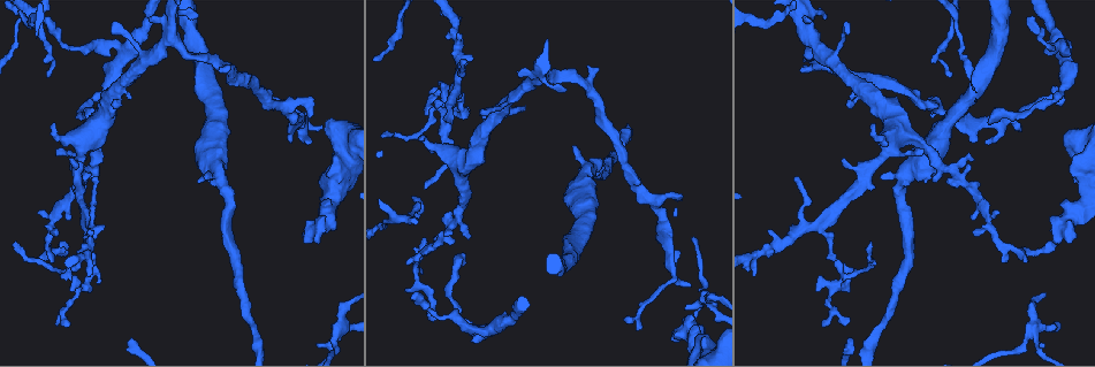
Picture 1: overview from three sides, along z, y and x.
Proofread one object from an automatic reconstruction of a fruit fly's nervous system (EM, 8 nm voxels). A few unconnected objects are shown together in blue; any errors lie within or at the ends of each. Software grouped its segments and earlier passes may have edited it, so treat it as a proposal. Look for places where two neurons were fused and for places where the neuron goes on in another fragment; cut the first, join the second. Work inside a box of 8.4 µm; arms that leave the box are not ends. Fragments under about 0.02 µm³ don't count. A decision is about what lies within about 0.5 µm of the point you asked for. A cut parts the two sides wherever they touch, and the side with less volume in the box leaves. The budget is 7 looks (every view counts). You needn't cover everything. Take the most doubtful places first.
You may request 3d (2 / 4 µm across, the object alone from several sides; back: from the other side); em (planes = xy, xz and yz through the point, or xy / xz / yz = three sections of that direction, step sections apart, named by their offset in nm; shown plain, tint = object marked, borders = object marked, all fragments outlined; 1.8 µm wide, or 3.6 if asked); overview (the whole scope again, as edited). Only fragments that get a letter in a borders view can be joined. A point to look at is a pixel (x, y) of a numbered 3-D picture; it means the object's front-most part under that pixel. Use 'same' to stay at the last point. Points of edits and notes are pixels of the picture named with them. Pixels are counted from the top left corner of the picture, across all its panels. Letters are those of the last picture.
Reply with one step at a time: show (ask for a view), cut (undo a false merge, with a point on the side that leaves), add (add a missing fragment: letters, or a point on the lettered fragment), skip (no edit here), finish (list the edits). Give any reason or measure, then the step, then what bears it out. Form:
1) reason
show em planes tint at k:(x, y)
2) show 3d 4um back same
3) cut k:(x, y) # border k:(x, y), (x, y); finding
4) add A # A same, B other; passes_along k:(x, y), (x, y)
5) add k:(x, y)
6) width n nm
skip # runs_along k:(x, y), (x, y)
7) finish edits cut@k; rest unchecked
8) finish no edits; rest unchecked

abrupt turn
show 3d 2um at 1:(461, 113)

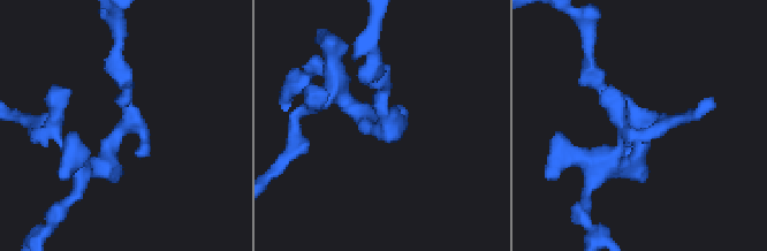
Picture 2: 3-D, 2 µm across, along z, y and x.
now the EM
show em planes borders at 2:(124, 133)

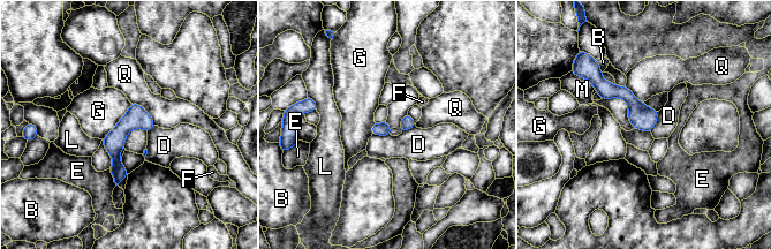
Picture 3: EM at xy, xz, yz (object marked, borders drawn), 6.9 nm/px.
width 100 nm; longest_contact G 340 nm
skip # B other, D other, E other, F other, G other, L other, M other, Q other; continuous, no second neuron

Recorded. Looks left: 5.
show em xz step 4 tint at 1:(708, 298)

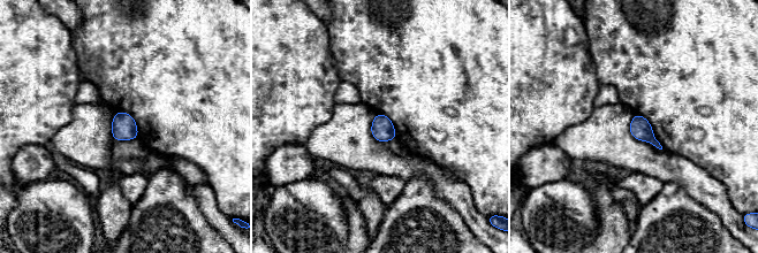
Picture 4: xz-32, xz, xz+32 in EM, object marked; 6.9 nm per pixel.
show em planes borders same

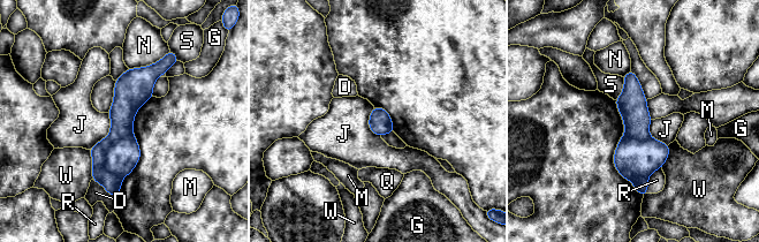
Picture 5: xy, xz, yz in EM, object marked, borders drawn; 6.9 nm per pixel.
cut 5:(121, 122) # D other, G other, J other, M other, N other, Q other, R other, S other, W other; part_leaving 5:(160, 65), (98, 150), (114, 189); a second neuron is stuck on

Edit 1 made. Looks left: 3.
thick end
show em xy step 4 tint at 1:(313, 238)

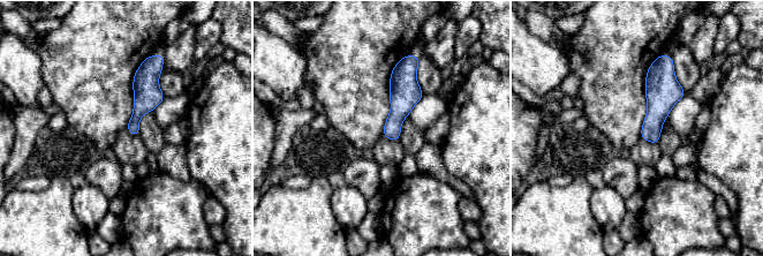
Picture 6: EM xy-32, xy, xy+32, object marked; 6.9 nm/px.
another direction
show em planes borders same

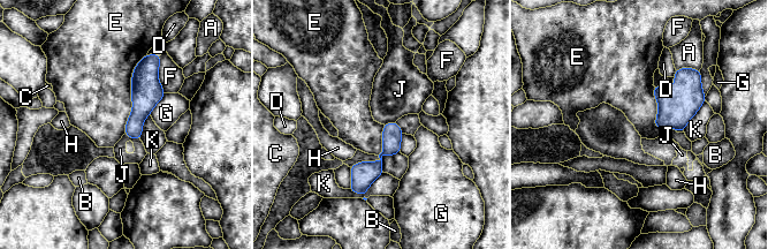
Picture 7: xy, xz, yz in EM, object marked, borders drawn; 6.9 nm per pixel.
skip # A other, B other, C other, D other, E other, F other, G other, H other, J other, K other; border 7:(146, 53), (132, 72), (123, 133); none of them fits

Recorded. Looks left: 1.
finish edits cut@5; rest unchecked

